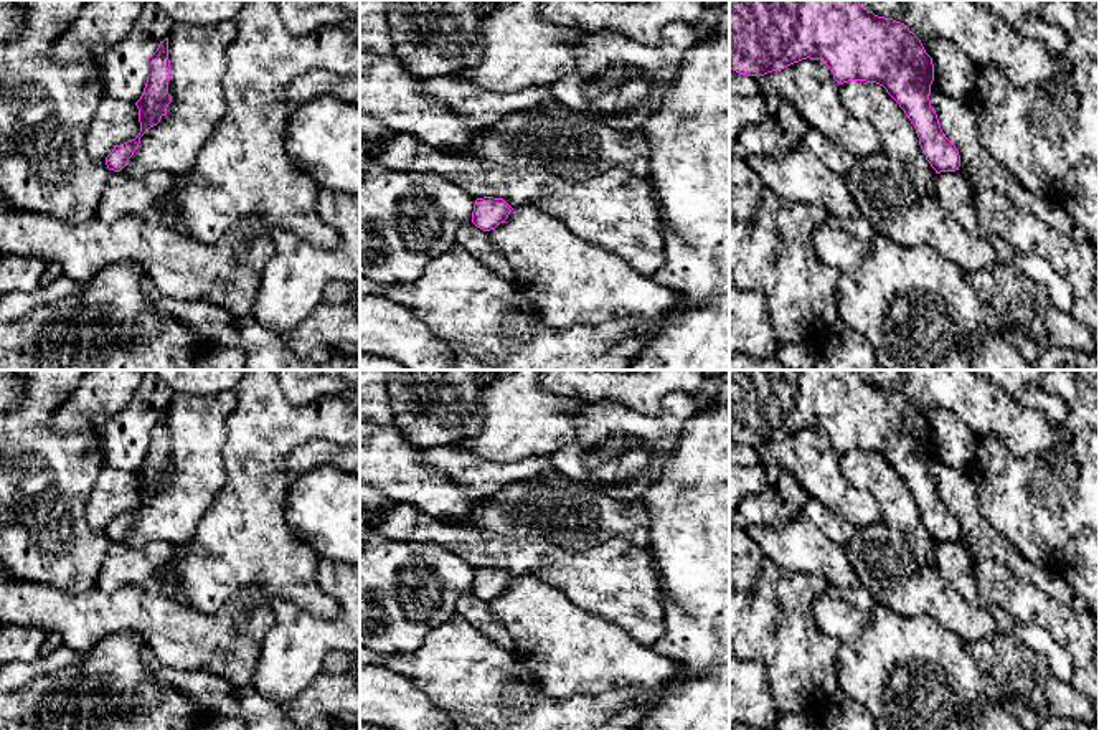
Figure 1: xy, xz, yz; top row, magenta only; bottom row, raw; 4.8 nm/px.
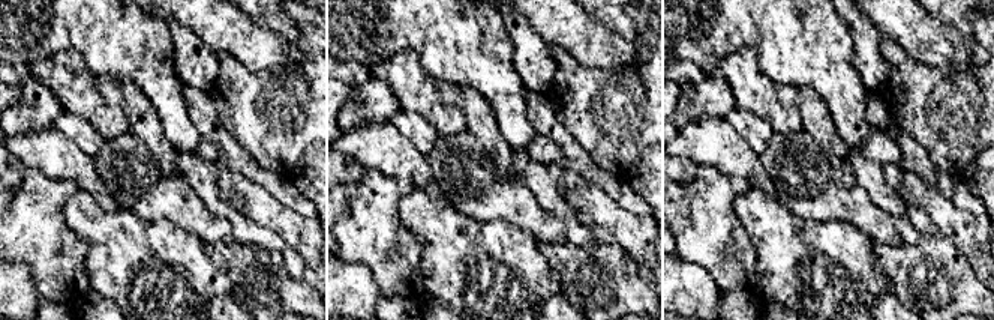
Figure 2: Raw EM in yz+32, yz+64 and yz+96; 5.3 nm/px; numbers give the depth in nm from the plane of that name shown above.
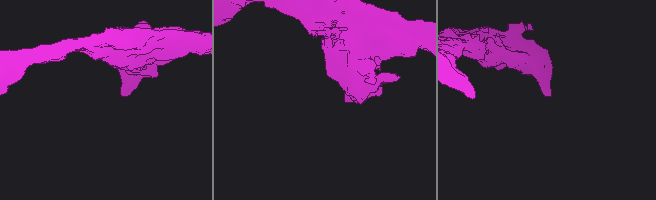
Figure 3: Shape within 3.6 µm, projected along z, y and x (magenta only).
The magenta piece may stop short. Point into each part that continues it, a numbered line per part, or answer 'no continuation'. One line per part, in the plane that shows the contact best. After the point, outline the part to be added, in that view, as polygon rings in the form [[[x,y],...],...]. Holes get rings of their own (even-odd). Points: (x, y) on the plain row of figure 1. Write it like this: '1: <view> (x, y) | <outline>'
no continuation

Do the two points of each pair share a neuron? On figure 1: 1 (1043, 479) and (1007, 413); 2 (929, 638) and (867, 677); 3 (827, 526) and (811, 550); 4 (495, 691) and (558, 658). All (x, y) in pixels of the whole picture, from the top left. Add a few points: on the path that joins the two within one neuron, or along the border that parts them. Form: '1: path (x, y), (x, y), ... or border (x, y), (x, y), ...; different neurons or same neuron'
1: border (995, 438), (1015, 456), (1043, 455), (1058, 440); different neurons
2: path (915, 653), (895, 654), (882, 664); same neuron
3: border (799, 516), (806, 517), (844, 549); different neurons
4: border (514, 653), (548, 694), (560, 697); different neurons

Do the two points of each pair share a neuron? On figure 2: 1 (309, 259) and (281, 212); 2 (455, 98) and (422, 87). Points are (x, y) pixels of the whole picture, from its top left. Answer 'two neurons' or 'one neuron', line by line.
1: one neuron
2: two neurons

